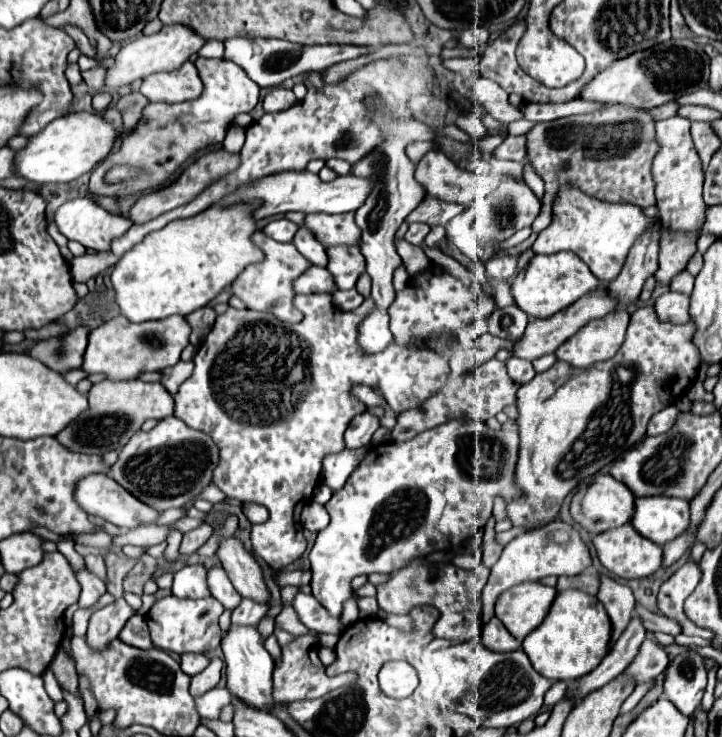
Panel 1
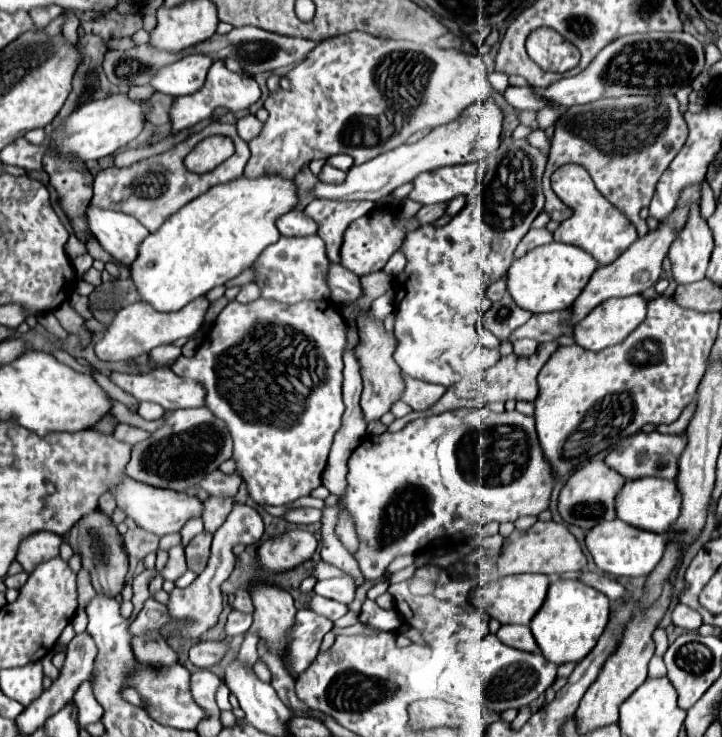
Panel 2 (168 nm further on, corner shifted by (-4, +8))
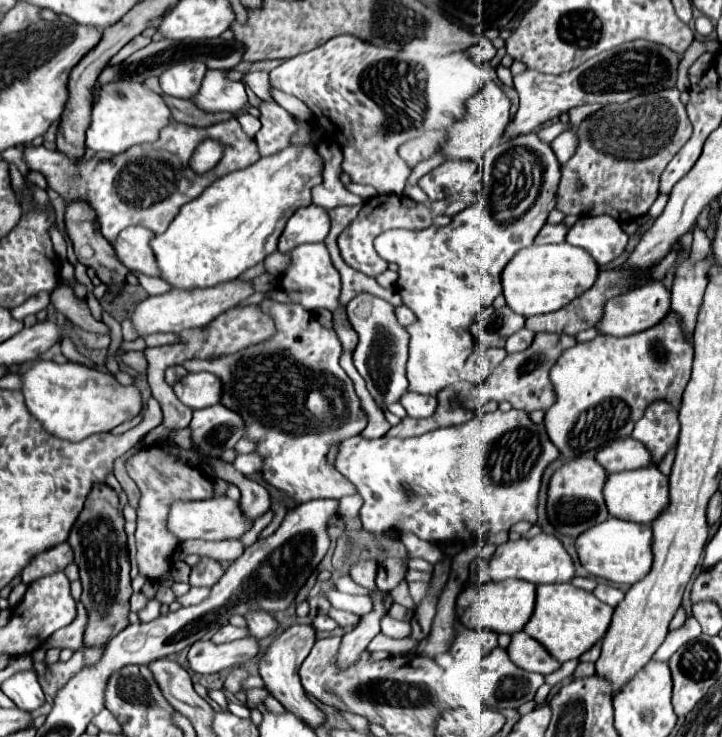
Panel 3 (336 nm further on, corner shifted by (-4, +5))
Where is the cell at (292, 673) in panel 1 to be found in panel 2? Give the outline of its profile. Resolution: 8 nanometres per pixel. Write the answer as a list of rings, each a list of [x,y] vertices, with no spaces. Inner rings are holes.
[[[298,610],[296,614],[296,626],[292,628],[292,640],[286,652],[288,664],[292,668],[292,672],[298,676],[302,674],[310,662],[314,660],[314,656],[320,650],[322,638],[328,632],[328,628],[332,628],[332,622],[324,616],[314,614],[312,610]]]

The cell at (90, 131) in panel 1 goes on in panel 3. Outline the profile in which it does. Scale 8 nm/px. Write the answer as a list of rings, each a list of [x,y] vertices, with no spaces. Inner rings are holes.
[[[114,81],[102,85],[100,99],[92,107],[92,121],[86,131],[86,147],[96,153],[118,155],[134,145],[156,141],[160,129],[166,127],[168,123],[170,123],[170,109],[166,107],[160,95],[148,91],[140,83]]]

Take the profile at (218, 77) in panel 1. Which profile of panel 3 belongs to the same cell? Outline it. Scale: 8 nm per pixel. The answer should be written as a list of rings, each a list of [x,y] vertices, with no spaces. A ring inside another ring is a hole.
[[[208,71],[204,75],[200,91],[194,95],[194,105],[204,113],[232,113],[234,115],[242,111],[242,107],[248,105],[248,95],[244,83],[234,83],[224,77],[224,71]]]

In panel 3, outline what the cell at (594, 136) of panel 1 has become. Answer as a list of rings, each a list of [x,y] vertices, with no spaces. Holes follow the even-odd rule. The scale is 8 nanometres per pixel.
[[[666,89],[650,95],[638,95],[622,105],[606,105],[598,113],[588,115],[576,129],[578,147],[568,163],[560,167],[560,185],[556,195],[556,209],[564,215],[610,215],[620,223],[640,219],[648,213],[658,197],[660,175],[680,147],[690,139],[690,121],[686,107],[680,103],[678,89]],[[582,183],[582,189],[576,185]]]

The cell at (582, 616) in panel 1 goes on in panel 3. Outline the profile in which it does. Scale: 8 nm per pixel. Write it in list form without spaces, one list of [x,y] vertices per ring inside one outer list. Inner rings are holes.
[[[572,583],[562,585],[542,585],[536,589],[536,607],[530,621],[524,625],[524,631],[542,643],[546,651],[560,663],[578,659],[594,643],[598,643],[612,619],[612,607],[596,599],[590,591],[578,589]]]

